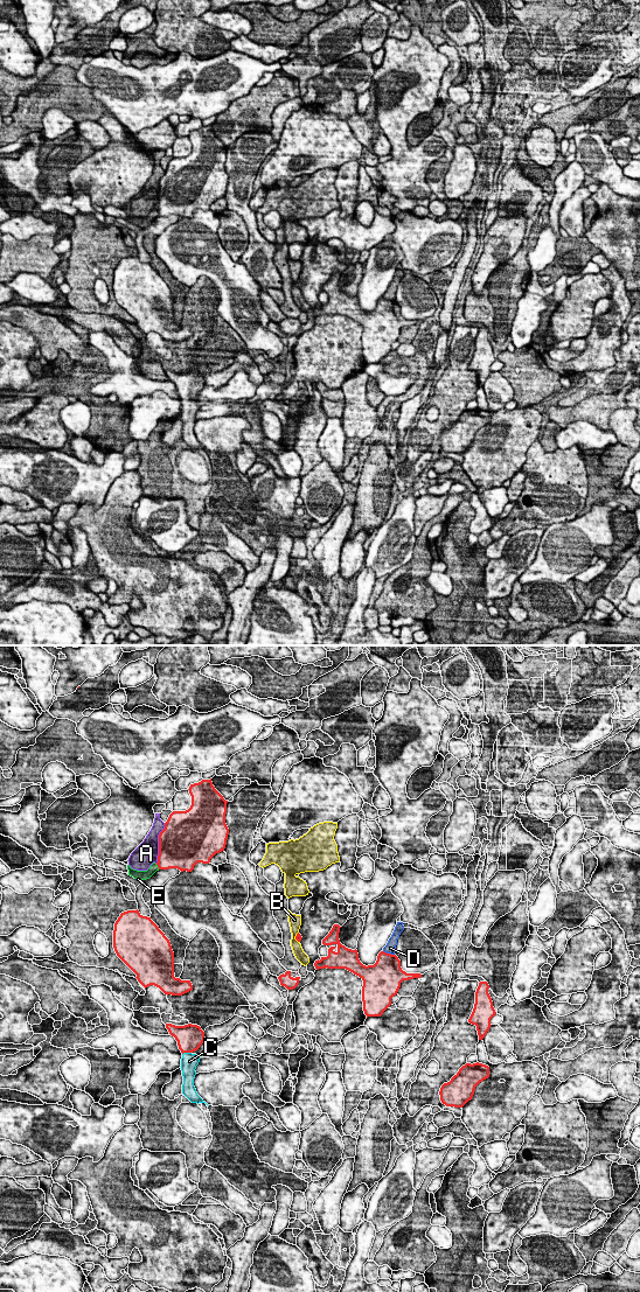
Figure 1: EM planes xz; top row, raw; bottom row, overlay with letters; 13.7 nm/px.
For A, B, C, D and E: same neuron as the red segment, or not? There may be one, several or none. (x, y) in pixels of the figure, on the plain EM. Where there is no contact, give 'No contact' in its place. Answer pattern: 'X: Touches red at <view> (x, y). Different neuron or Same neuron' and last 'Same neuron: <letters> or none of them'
A: Touches red at xz (159, 189). Different neuron
B: Touches red at xz (296, 284). Different neuron
C: Touches red at xz (186, 398). Same neuron
D: Touches red at xz (389, 300). Different neuron
E: Touches red at xz (158, 212). Different neuron
Same neuron: C

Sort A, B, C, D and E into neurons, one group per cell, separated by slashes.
A E / B / C / D

